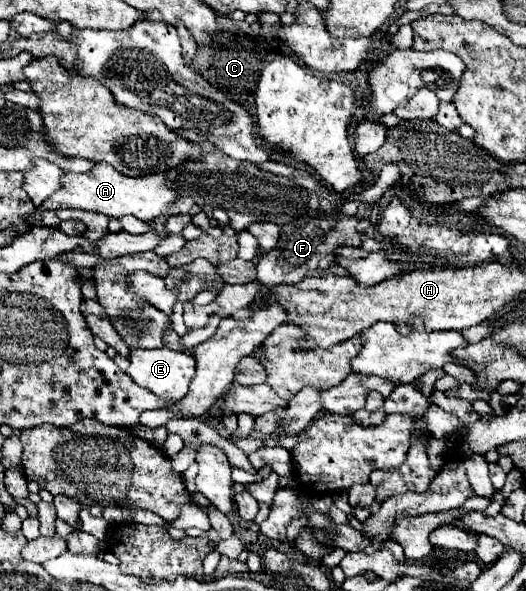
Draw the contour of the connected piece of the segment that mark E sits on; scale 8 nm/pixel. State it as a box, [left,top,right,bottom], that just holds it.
[127,347,195,399]

